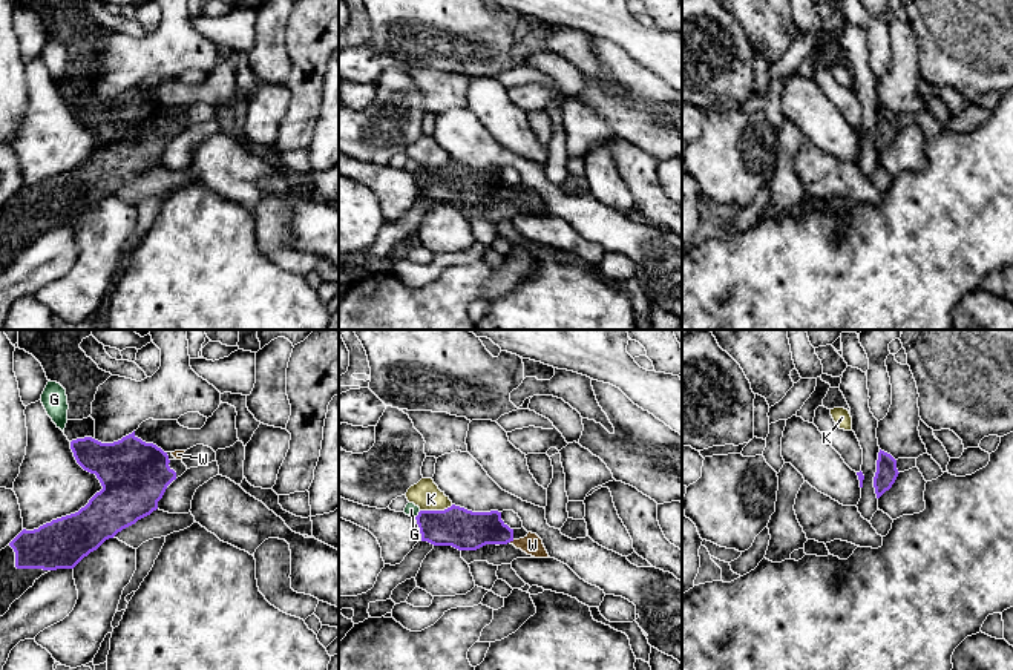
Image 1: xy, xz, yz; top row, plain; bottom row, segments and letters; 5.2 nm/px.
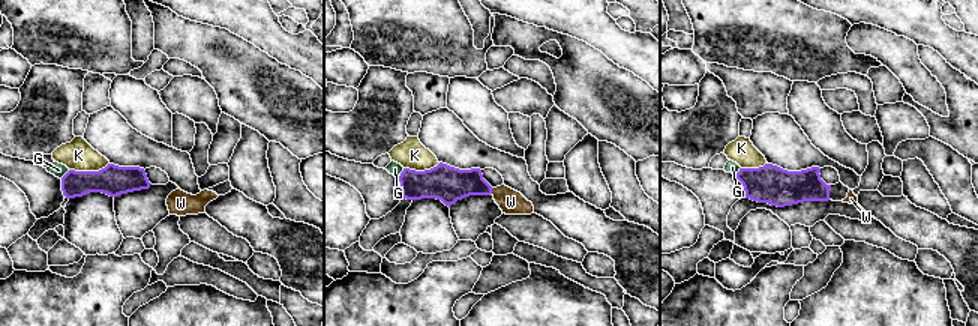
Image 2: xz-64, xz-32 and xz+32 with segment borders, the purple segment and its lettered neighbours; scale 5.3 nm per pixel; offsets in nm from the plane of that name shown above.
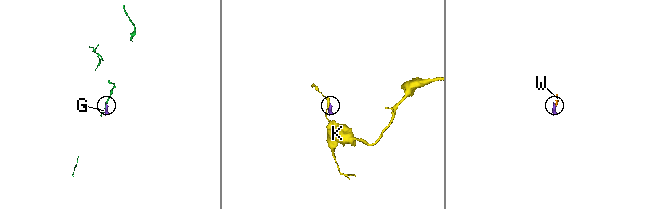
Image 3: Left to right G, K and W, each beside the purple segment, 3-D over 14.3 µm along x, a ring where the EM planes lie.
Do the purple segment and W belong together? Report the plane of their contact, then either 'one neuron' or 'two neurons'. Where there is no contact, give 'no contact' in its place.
meets purple in xz; one neuron

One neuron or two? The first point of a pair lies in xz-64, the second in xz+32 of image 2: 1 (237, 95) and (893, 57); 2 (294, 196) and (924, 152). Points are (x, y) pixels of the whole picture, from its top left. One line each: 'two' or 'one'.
1: two
2: one

